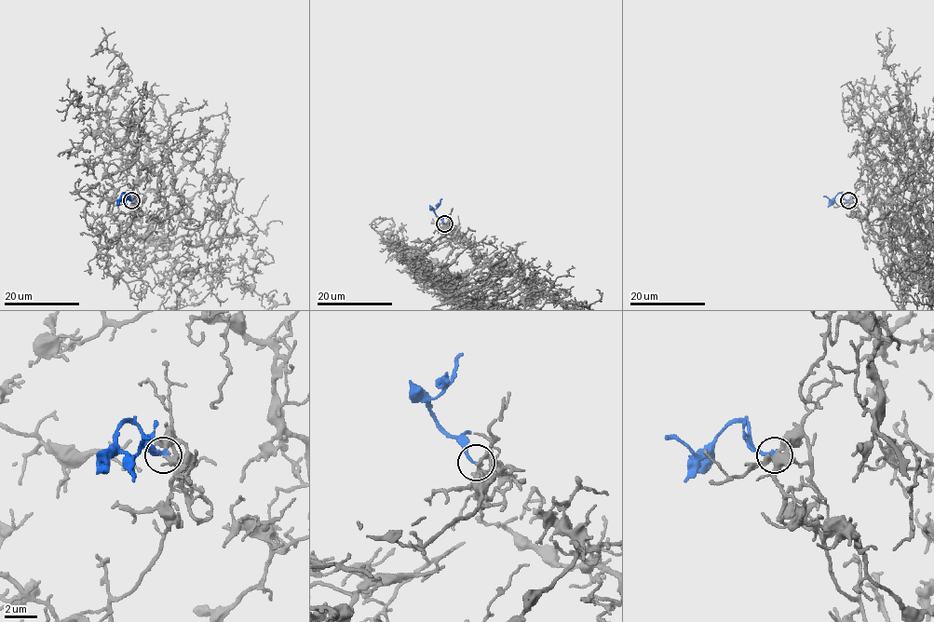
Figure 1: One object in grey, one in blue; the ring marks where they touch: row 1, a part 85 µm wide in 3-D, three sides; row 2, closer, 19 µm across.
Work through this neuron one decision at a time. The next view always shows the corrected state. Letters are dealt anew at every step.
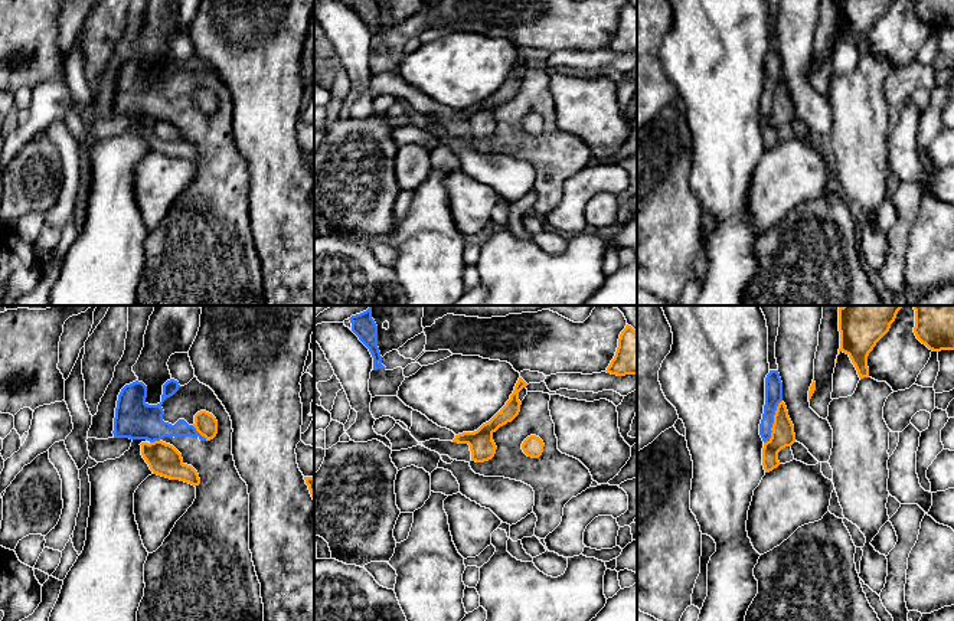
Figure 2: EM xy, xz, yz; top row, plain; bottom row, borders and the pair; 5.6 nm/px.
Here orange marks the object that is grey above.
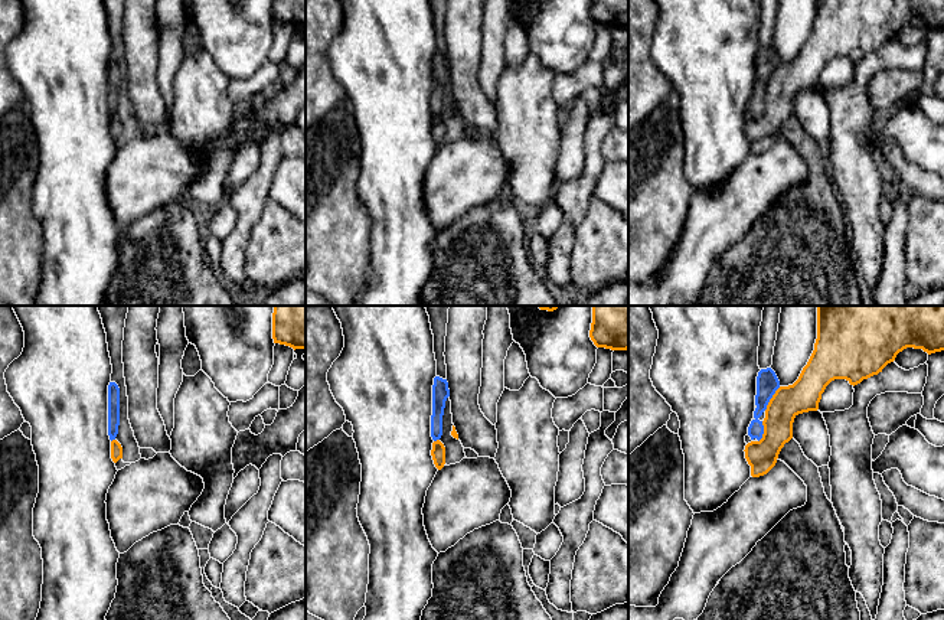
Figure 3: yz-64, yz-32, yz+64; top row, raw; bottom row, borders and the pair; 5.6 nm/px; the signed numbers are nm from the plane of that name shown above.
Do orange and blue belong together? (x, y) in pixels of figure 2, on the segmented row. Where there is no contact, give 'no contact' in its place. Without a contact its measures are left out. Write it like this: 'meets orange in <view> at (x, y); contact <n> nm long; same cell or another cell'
meets orange in yz at (774, 421); contact 260 nm long; another cell

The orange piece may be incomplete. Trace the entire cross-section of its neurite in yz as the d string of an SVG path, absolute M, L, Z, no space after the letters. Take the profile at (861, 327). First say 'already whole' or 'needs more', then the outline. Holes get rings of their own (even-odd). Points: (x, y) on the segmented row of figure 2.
already whole | M839 305L839 354L846 353L860 379L869 377L868 356L889 331L904 305Z

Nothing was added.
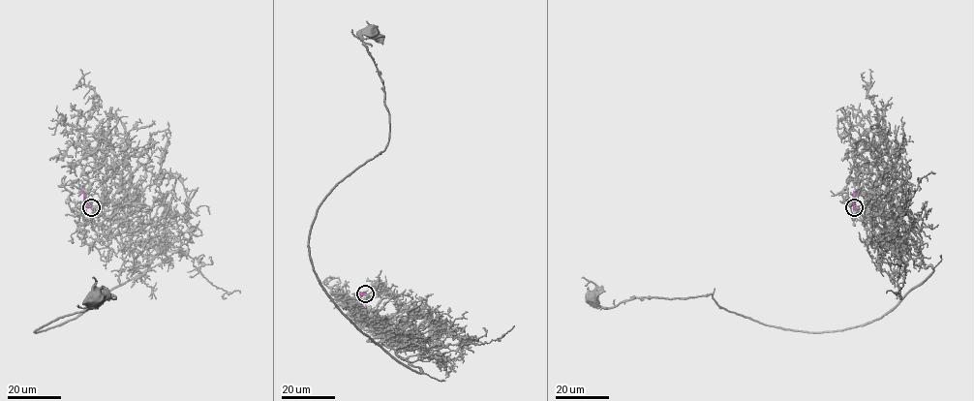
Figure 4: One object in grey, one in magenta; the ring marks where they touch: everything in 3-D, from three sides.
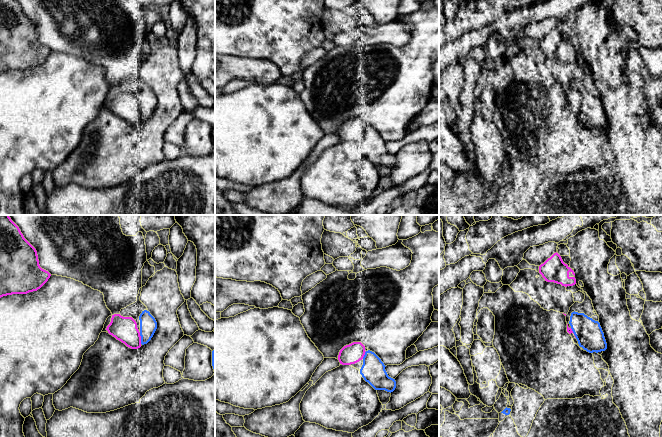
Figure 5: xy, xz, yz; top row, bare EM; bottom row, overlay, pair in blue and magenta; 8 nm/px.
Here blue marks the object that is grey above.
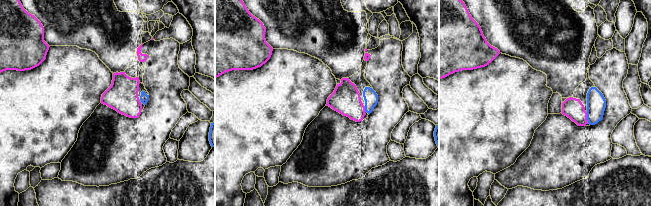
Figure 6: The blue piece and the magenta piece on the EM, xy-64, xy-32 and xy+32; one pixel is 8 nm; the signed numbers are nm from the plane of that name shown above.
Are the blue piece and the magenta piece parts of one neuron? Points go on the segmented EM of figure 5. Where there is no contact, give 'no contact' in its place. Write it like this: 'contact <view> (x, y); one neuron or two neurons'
contact xy (141, 338); one neuron

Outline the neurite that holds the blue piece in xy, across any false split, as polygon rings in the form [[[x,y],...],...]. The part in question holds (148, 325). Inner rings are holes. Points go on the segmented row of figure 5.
[[[142,311],[139,320],[140,328],[138,329],[137,323],[132,317],[114,314],[106,330],[127,347],[138,349],[151,340],[157,329],[157,322],[149,311]]]

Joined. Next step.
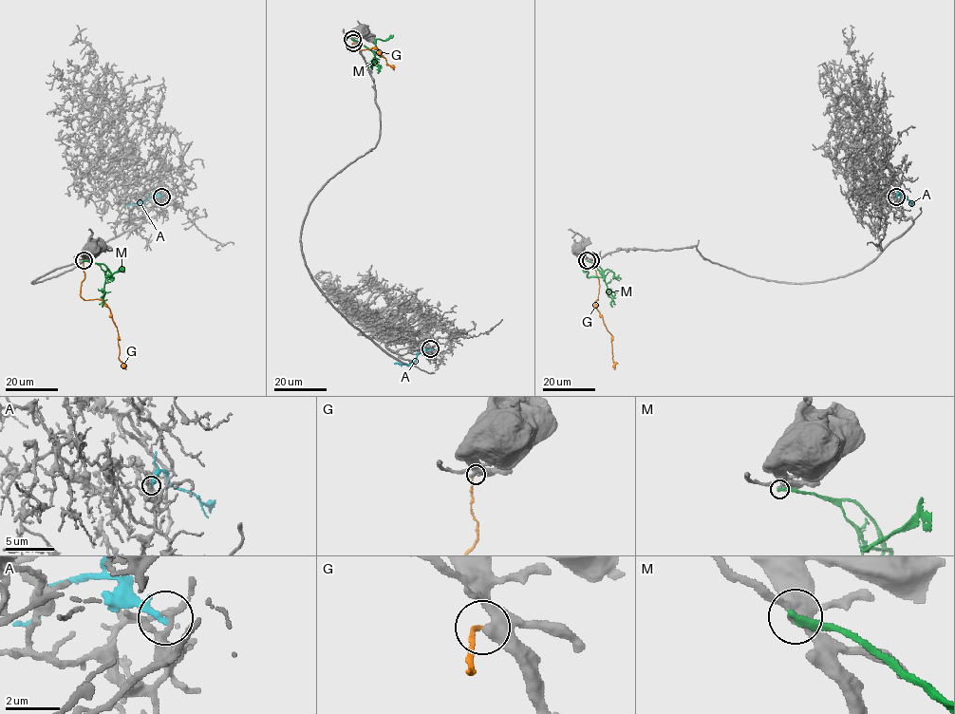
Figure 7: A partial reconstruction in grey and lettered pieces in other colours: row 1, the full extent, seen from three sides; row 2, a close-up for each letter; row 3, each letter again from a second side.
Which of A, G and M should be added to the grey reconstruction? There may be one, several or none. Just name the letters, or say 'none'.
none

